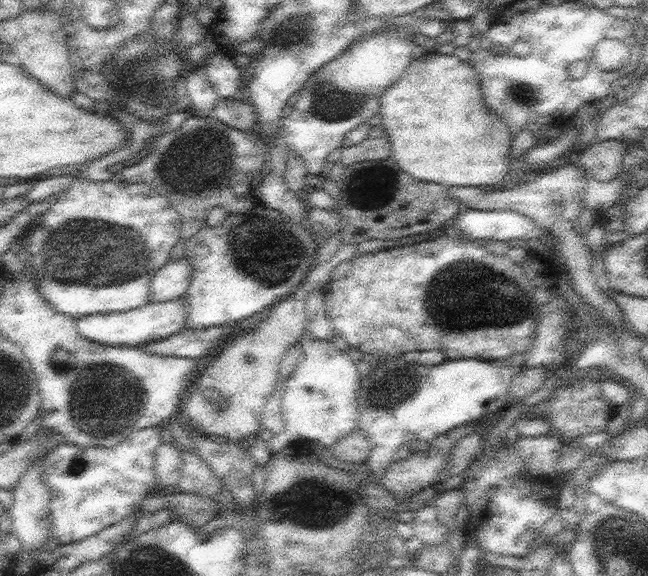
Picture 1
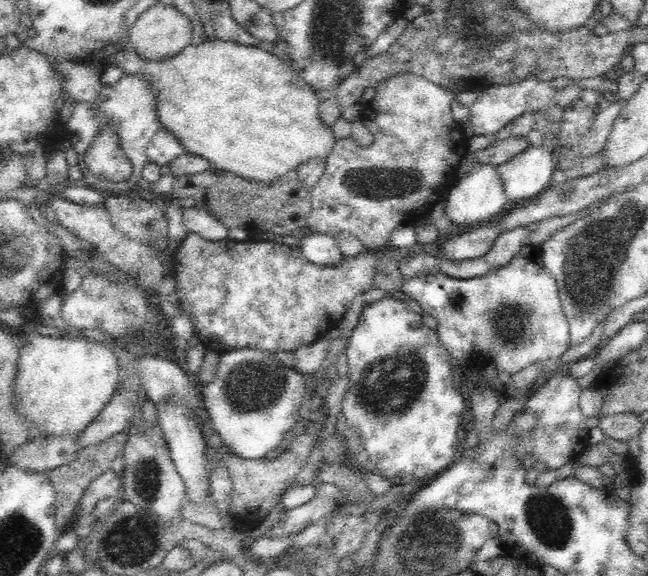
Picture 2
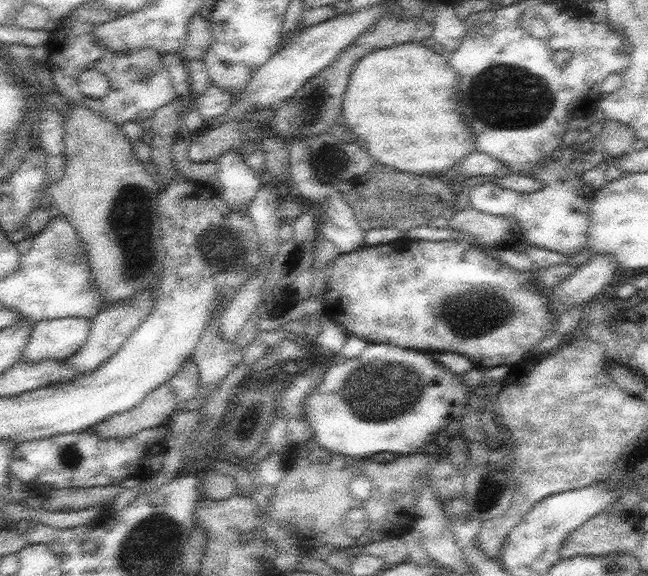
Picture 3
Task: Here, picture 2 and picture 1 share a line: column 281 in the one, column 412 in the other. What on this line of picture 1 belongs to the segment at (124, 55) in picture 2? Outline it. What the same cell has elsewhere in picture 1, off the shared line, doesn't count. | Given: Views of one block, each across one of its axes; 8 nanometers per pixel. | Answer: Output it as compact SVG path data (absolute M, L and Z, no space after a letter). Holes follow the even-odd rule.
M435 49L412 59L402 77L382 93L377 121L384 126L390 138L391 155L396 158L400 168L422 182L446 186L492 186L508 178L510 172L517 172L514 162L509 159L514 140L510 136L510 128L484 100L474 66L453 53L441 54Z

